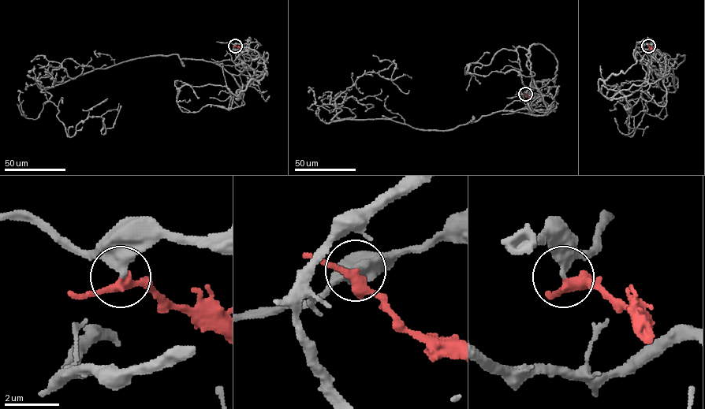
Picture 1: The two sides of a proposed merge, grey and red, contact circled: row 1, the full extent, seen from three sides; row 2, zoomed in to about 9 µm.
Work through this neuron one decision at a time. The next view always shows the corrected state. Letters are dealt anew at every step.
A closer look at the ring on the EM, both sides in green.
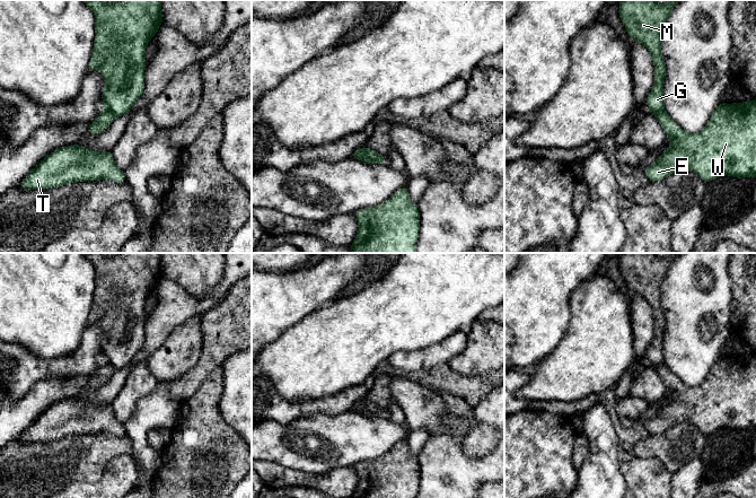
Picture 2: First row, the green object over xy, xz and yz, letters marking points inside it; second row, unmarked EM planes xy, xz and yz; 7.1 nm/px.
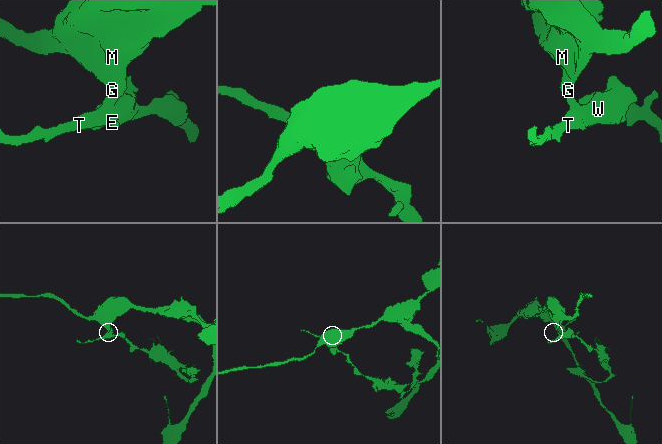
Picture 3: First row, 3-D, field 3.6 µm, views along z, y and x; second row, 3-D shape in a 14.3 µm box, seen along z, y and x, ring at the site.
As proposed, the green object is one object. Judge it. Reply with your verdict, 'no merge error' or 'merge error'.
merge error

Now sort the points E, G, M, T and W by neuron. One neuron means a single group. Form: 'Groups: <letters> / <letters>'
Groups: E T W / G M

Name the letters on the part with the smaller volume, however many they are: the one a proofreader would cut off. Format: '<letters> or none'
E, T, W

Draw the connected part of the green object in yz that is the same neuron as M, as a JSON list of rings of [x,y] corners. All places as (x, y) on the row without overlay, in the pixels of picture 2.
[[[621,253],[618,268],[627,289],[650,305],[654,318],[654,338],[647,350],[652,367],[665,365],[663,335],[666,315],[661,307],[661,286],[671,263],[680,253],[660,257],[656,253]]]

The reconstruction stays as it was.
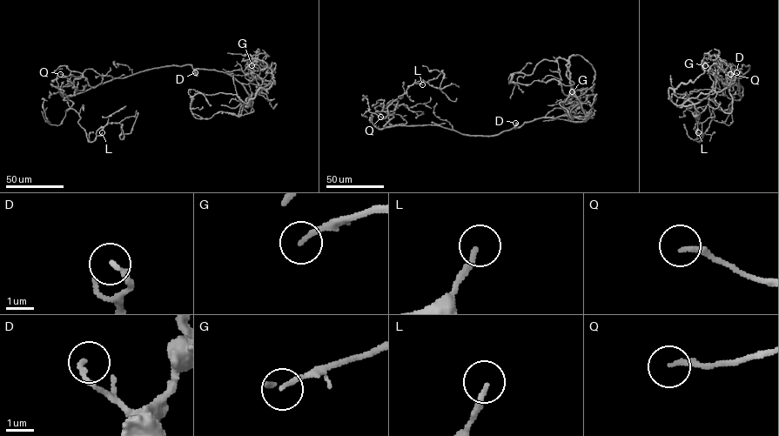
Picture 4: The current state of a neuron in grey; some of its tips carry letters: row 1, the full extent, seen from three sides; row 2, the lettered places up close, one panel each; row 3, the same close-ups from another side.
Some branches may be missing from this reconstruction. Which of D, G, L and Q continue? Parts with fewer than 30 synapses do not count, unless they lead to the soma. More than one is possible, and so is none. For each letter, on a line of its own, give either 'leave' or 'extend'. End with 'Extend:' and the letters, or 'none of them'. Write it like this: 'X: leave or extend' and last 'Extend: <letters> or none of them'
D: leave
G: leave
L: leave
Q: extend
Extend: Q

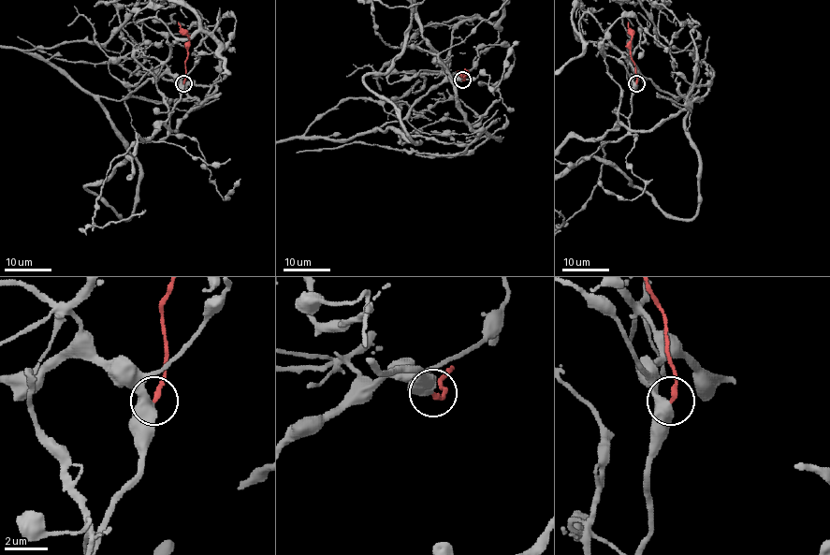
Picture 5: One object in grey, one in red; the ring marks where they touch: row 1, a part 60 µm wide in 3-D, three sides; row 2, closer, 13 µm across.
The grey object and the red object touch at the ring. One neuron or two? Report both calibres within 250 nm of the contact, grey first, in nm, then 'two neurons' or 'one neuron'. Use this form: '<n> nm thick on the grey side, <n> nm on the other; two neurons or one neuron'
440 nm thick on the grey side, 220 nm on the other; one neuron

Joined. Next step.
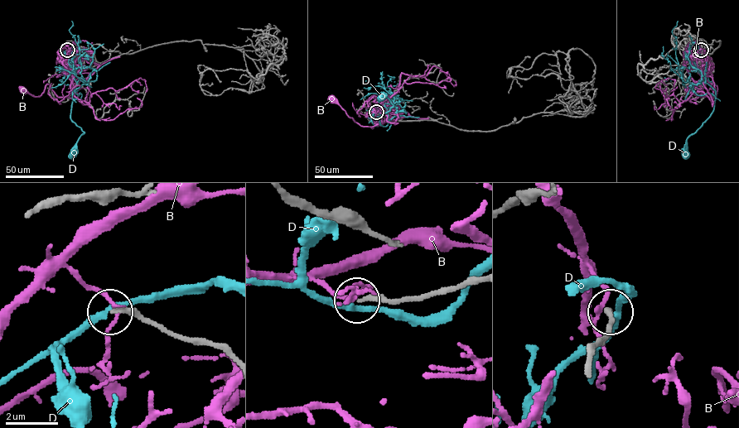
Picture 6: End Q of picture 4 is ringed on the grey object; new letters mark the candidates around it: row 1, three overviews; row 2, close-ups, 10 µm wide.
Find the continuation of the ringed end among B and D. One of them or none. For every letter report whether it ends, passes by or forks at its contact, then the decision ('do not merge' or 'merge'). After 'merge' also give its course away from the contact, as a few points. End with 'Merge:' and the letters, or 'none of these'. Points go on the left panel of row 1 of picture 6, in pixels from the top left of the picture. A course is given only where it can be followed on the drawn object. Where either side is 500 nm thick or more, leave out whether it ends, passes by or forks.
B: it passes by | do not merge
D: it passes by | do not merge
Merge: none of these

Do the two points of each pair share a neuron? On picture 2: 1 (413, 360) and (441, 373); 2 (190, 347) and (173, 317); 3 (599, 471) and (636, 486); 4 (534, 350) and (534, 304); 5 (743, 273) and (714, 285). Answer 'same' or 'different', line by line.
1: different
2: different
3: different
4: same
5: different

